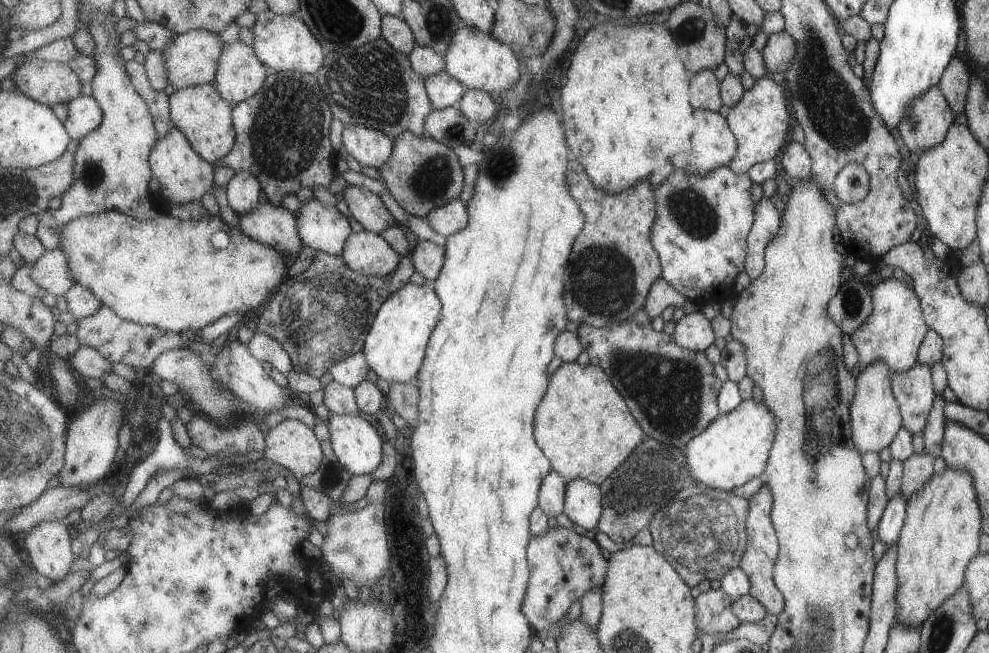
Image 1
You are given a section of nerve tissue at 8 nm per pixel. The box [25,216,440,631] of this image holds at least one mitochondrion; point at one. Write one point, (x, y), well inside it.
(321, 316)

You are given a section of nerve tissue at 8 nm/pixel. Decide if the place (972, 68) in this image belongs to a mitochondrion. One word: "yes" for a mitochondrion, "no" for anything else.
no

